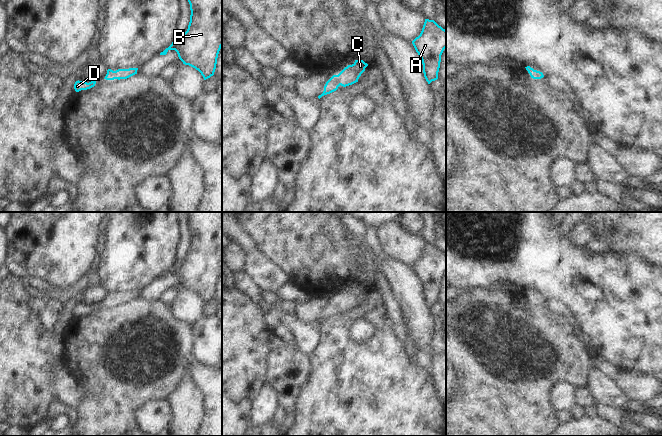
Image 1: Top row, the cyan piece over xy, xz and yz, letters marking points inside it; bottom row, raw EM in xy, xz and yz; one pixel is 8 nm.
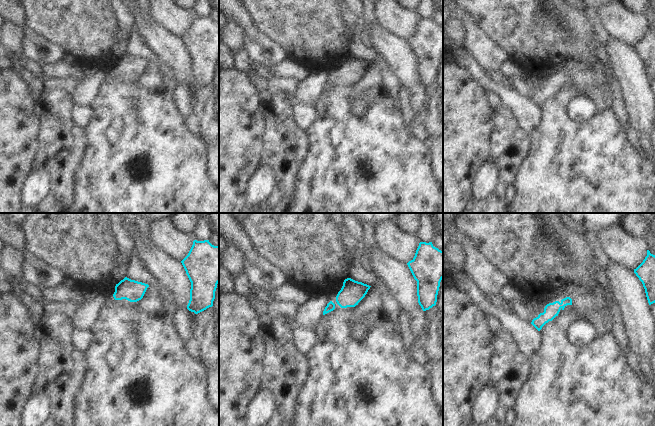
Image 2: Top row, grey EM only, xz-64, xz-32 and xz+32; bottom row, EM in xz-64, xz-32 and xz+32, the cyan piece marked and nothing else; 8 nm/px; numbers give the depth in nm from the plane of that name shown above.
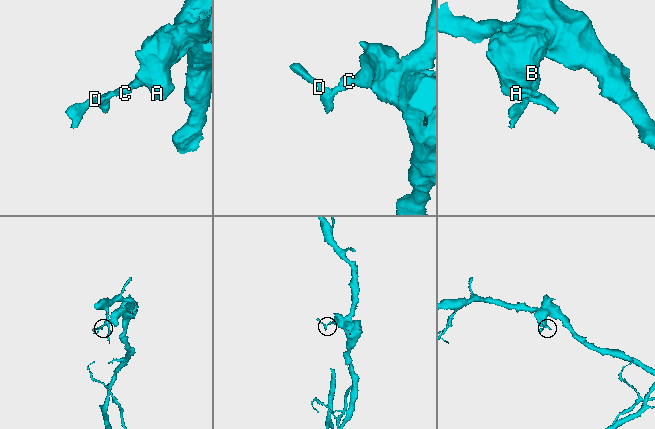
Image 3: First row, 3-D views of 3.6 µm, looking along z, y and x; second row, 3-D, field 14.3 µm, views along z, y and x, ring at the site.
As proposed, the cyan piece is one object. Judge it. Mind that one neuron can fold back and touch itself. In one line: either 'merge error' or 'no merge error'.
no merge error

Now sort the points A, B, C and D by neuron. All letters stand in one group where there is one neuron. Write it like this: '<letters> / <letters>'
A B C D

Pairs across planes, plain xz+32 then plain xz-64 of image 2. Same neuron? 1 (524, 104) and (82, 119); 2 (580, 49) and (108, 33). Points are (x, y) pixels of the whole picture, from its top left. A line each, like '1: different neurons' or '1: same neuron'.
1: same neuron
2: same neuron

